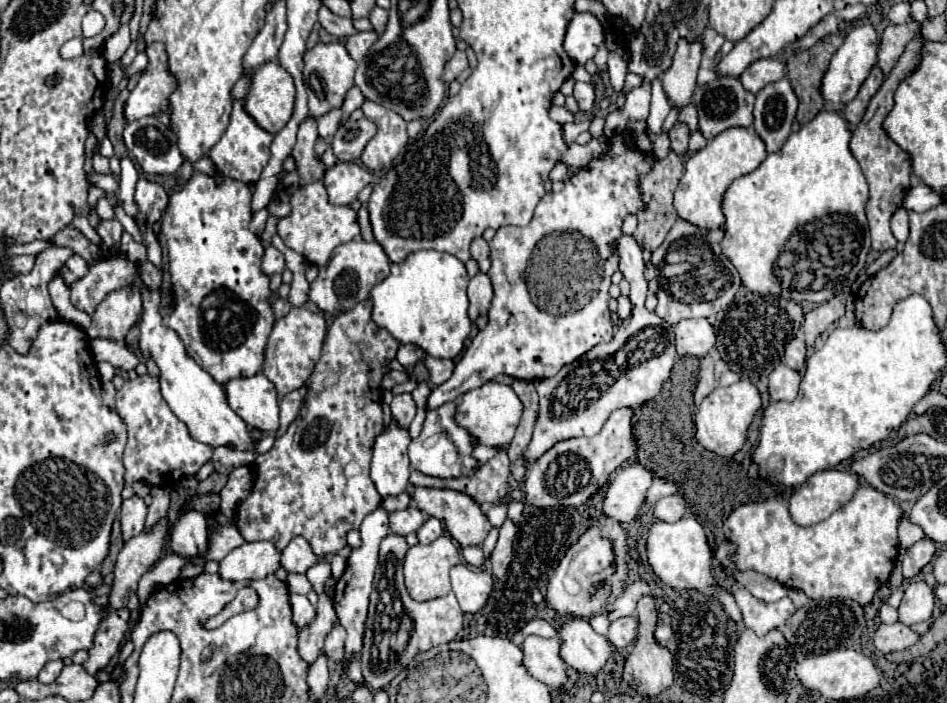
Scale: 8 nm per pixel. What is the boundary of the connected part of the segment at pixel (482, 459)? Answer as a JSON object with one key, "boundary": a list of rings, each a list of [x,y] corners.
{"boundary":[[[478,445],[476,449],[474,449],[474,457],[478,459],[478,463],[486,463],[486,461],[490,461],[496,453],[498,453],[500,449],[496,449],[496,447],[488,447],[488,445]]]}

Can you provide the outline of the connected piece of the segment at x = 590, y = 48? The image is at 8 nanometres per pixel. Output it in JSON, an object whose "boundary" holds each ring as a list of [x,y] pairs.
{"boundary":[[[578,13],[568,25],[564,49],[572,59],[576,59],[576,63],[584,65],[588,59],[594,59],[602,41],[604,27],[600,19],[592,13]]]}

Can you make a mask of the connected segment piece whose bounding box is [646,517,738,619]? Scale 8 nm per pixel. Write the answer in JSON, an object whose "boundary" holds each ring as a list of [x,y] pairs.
{"boundary":[[[684,517],[682,521],[676,521],[676,523],[664,523],[664,521],[654,523],[648,531],[646,551],[648,551],[648,563],[662,583],[670,585],[672,589],[700,591],[720,601],[724,611],[732,619],[738,619],[738,607],[732,593],[728,593],[712,575],[712,549],[708,545],[704,527],[694,517]]]}

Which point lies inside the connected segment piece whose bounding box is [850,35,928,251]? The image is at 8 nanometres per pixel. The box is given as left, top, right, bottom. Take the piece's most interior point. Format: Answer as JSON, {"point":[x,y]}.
{"point":[887,168]}

